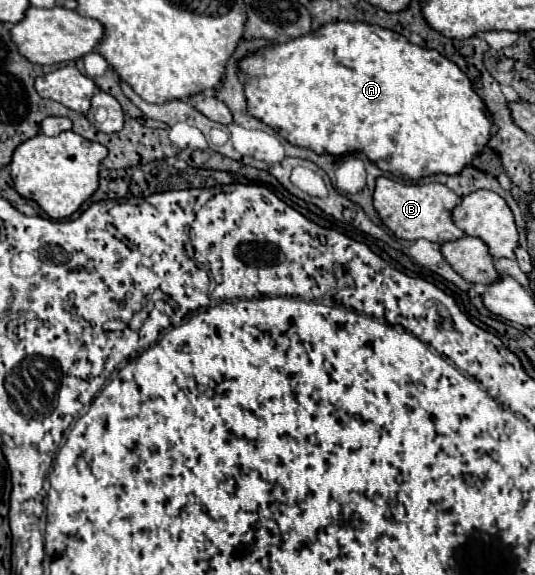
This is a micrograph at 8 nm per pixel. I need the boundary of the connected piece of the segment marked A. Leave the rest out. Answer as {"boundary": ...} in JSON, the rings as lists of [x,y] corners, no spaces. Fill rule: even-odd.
{"boundary":[[[329,23],[329,25],[323,25],[323,27],[319,27],[317,31],[313,31],[309,35],[291,39],[287,43],[275,43],[271,47],[259,49],[253,55],[247,55],[245,59],[239,61],[239,69],[241,69],[239,79],[245,83],[245,97],[247,97],[249,115],[253,115],[253,117],[265,121],[269,127],[277,129],[277,133],[281,133],[281,137],[285,137],[289,143],[299,145],[299,147],[309,147],[315,153],[329,153],[329,155],[363,153],[379,169],[389,171],[399,179],[407,177],[411,181],[417,181],[417,179],[429,177],[433,173],[457,175],[467,165],[471,165],[471,161],[483,151],[483,147],[487,145],[491,135],[497,131],[497,125],[493,123],[487,105],[483,103],[483,99],[473,89],[467,75],[453,61],[443,57],[439,51],[425,49],[425,47],[419,47],[419,45],[411,43],[407,37],[397,35],[395,31],[375,27],[375,25],[367,25],[367,23]]]}

